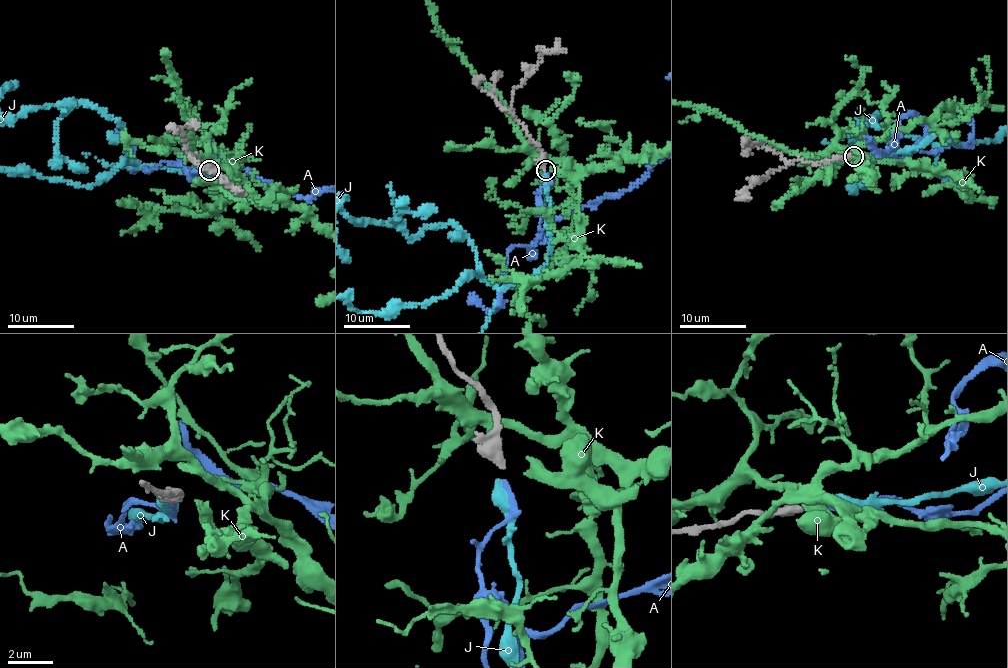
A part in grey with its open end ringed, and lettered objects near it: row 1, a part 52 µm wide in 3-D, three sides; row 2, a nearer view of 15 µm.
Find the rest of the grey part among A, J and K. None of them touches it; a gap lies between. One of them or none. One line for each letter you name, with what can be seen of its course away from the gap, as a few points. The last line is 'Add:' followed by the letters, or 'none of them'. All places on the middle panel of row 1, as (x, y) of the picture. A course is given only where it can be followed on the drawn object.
Add: A

